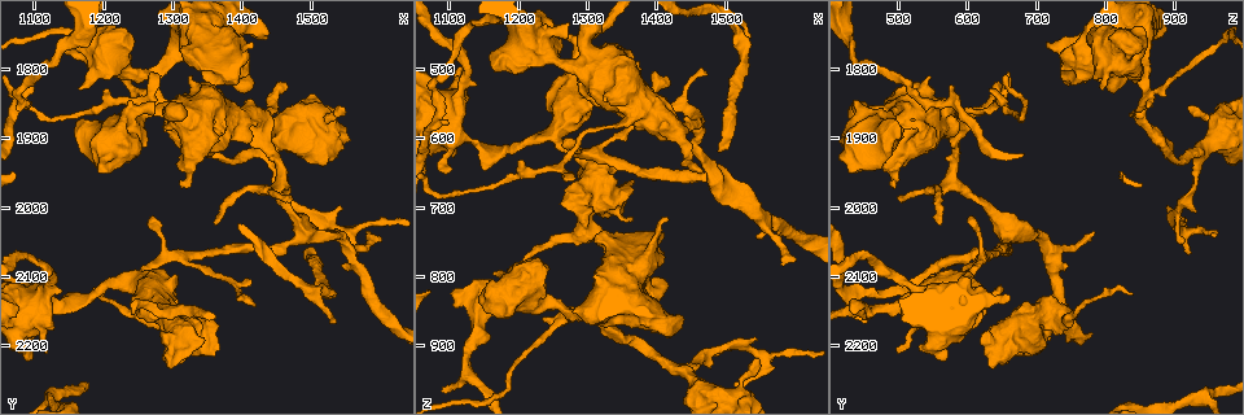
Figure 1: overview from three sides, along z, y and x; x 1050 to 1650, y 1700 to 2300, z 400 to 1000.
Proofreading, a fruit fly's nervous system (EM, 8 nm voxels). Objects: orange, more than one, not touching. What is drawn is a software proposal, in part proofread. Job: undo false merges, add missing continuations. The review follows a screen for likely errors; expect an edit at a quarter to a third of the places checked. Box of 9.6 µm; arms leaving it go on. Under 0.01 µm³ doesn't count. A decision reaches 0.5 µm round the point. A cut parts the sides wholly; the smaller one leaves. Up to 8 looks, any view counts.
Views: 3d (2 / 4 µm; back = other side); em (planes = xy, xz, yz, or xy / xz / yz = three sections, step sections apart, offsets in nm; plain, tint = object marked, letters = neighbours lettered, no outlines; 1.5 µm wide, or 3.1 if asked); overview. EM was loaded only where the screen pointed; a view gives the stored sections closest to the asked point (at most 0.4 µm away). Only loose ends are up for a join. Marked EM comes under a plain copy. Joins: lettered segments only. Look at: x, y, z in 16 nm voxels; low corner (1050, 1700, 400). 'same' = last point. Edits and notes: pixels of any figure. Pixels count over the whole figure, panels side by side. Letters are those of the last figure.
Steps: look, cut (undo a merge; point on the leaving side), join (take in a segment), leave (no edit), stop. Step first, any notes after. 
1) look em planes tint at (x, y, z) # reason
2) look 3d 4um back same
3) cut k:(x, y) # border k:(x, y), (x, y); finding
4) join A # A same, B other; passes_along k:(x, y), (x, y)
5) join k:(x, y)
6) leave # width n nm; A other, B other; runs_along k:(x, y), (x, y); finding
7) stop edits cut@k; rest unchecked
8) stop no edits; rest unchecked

look 3d 4um at (1340, 1865, 585) # sudden change in width

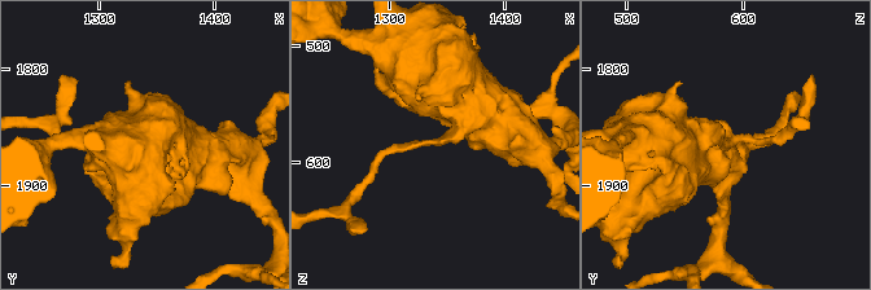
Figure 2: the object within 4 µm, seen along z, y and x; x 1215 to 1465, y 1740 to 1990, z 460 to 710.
look em planes tint at (1344, 1862, 580) # now the EM

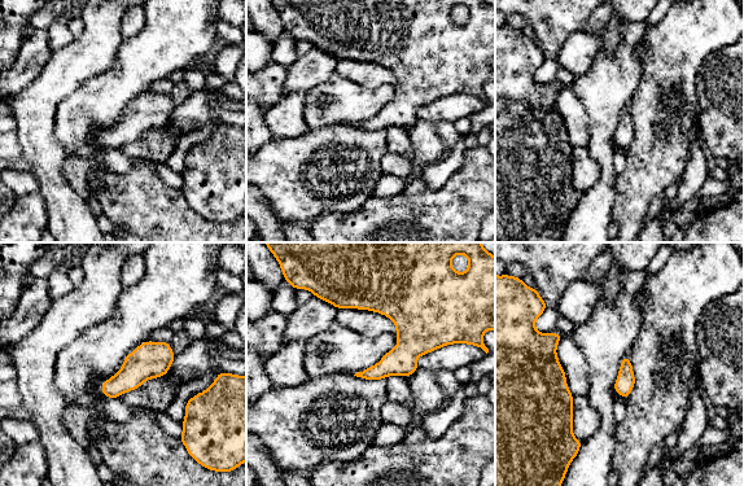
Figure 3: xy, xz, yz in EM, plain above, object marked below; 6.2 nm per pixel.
look em planes letters same

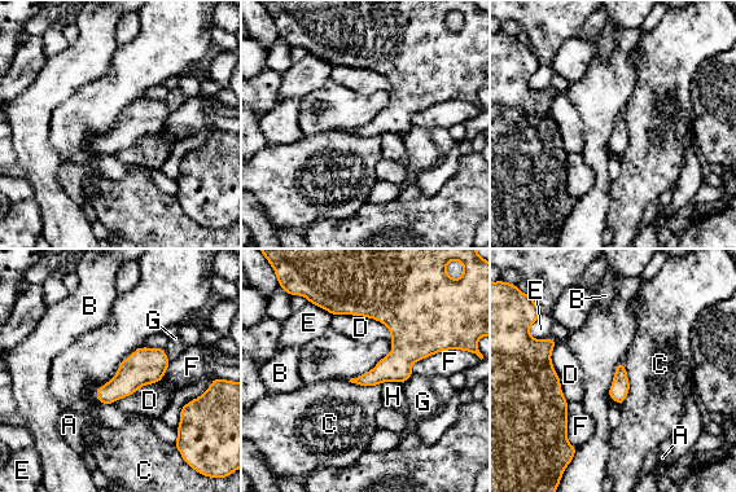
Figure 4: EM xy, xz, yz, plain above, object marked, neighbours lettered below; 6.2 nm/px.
leave # longest_contact D 400 nm; A other, B other, C other, D other, E other, F other, G other, H other; one neuron here

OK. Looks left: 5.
look em xz step 8 letters at (1535, 2170, 455) # an open end

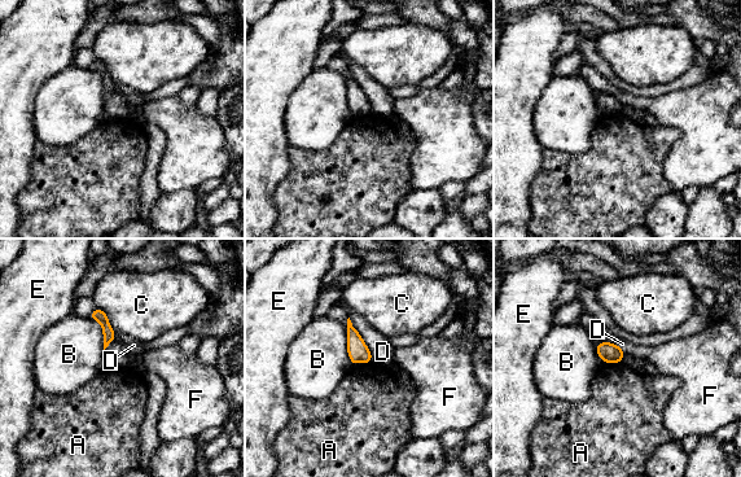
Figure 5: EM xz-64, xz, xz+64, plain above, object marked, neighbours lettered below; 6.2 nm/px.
leave # width 110 nm; A other, B other, C other, D other, E other, F other; border 5:(371, 362), (353, 364); no lettered segment goes on from it

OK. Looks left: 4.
look 3d 4um back at (1365, 2200, 665)

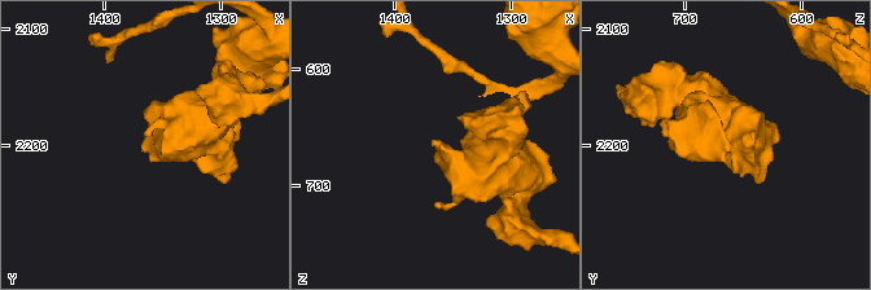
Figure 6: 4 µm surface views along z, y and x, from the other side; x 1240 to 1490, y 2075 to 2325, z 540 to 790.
look em planes letters at (1368, 2194, 664) # now the EM

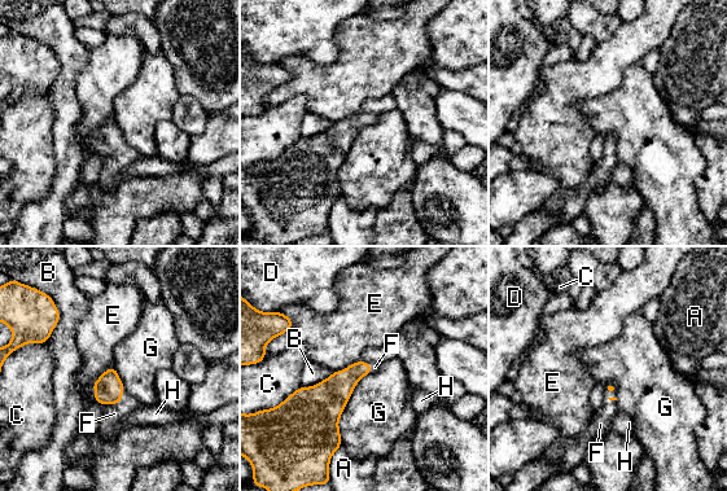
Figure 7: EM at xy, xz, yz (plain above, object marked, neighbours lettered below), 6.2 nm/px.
join F # A other, B other, C other, D other, E other, F same, G other, H other; passes_along 7:(109, 388), (119, 400), (114, 413); the neuron continues

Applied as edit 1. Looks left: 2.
stop edits join@7; rest unchecked

